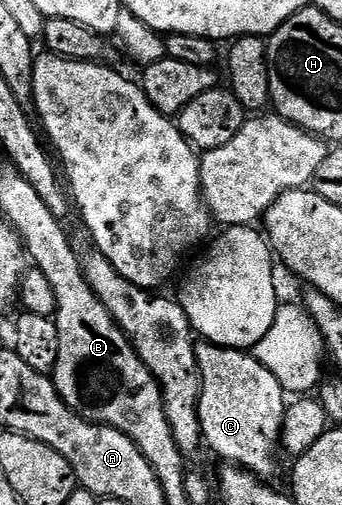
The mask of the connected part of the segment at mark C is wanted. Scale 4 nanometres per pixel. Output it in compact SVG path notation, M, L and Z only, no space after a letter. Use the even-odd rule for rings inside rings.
M201 343L197 345L197 366L201 372L201 398L197 410L204 444L210 445L222 457L222 462L240 465L242 469L248 469L262 479L269 479L273 473L273 452L278 452L281 428L285 422L285 388L249 351Z

